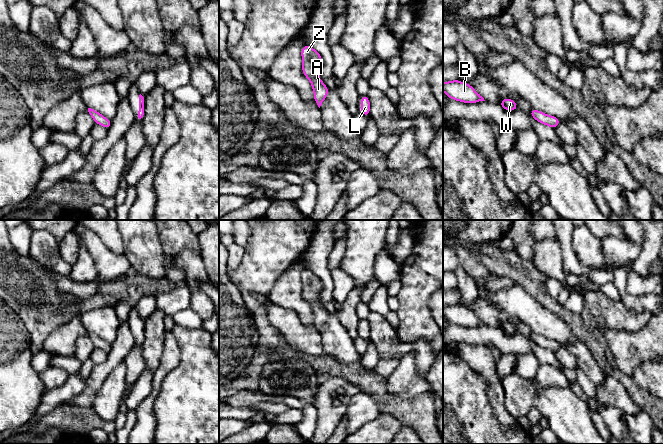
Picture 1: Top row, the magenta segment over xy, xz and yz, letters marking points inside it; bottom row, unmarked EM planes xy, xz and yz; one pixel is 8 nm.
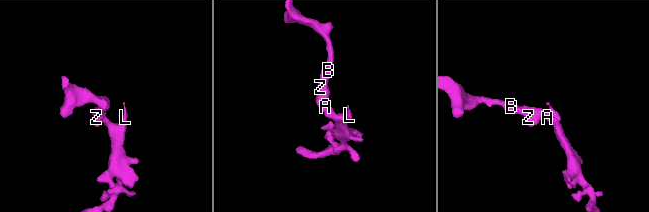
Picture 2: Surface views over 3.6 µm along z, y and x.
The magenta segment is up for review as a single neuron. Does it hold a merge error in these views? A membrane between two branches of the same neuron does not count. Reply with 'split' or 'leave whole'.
leave whole

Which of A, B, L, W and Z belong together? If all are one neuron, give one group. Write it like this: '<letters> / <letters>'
A B L W Z

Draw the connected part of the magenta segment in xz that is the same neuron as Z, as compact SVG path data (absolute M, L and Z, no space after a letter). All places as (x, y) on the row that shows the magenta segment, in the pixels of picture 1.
M305 45L302 48L301 56L303 74L309 79L314 92L314 101L320 108L329 91L324 82L319 79L322 57L310 45Z

